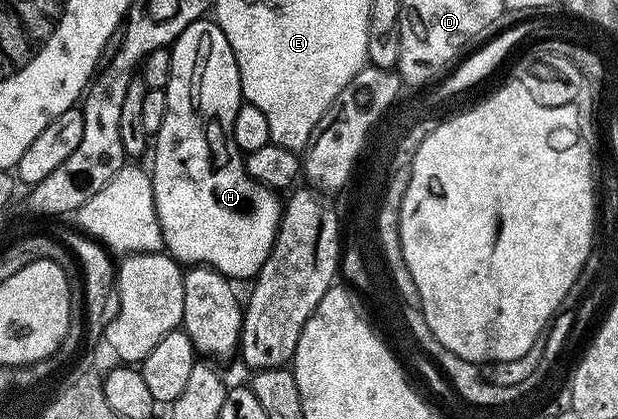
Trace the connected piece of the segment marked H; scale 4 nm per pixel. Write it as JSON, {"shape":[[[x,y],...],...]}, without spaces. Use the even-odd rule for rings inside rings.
{"shape":[[[202,20],[192,22],[173,41],[169,55],[171,76],[164,88],[167,116],[163,116],[163,128],[159,128],[151,146],[153,195],[165,250],[182,264],[212,266],[230,280],[252,280],[275,244],[283,202],[278,191],[259,184],[245,171],[245,159],[233,139],[235,112],[243,105],[241,77],[233,49],[216,21]]]}

